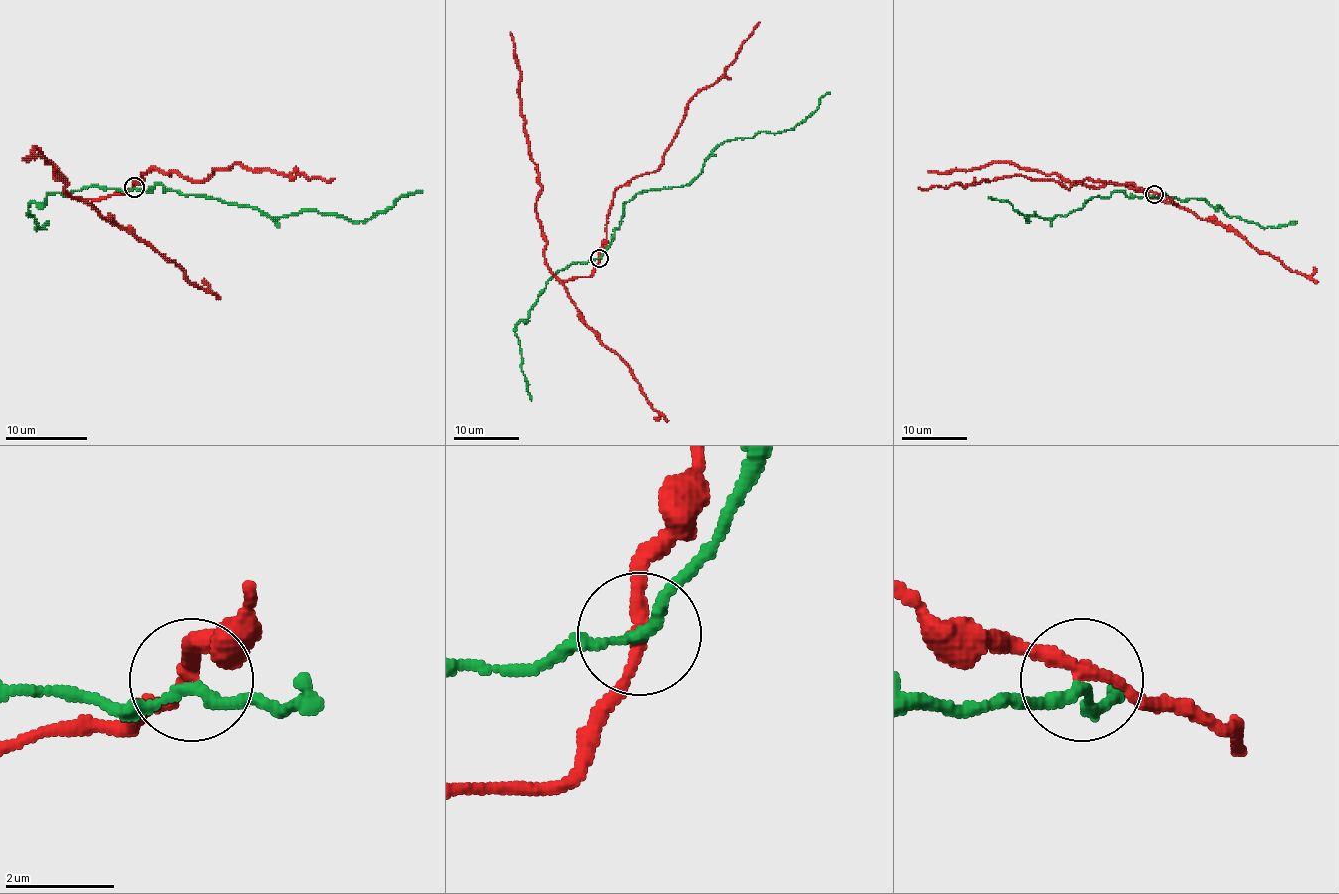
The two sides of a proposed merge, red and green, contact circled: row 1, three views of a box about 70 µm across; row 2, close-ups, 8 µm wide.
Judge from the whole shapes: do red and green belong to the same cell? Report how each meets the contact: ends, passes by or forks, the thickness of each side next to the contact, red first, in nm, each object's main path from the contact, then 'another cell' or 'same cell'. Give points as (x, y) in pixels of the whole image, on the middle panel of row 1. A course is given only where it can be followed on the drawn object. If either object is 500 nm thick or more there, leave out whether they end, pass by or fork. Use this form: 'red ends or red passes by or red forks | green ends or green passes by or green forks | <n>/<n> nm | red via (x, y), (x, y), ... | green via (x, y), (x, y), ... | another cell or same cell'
red passes by | green passes by | 240/190 nm | red via (600, 259), (588, 277), (570, 280), (546, 262), (539, 172), (510, 32) | green via (600, 257), (624, 205), (637, 193), (688, 185), (725, 141), (786, 131), (830, 92) | another cell

